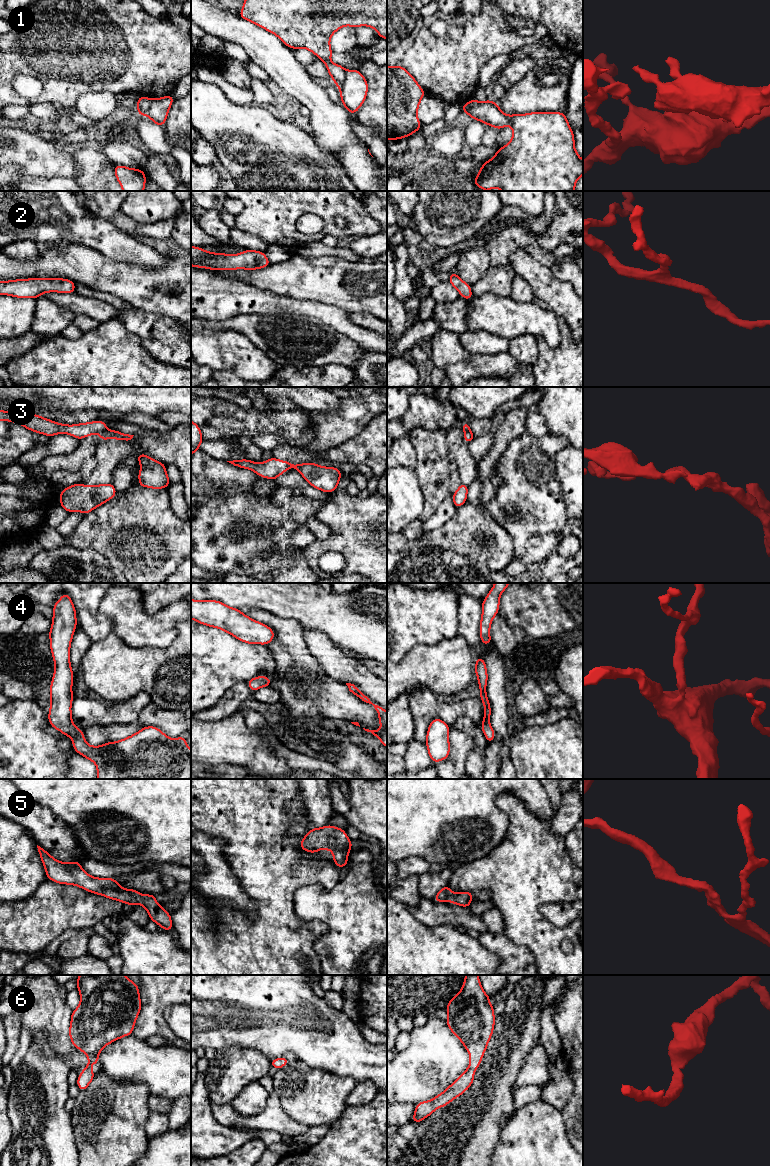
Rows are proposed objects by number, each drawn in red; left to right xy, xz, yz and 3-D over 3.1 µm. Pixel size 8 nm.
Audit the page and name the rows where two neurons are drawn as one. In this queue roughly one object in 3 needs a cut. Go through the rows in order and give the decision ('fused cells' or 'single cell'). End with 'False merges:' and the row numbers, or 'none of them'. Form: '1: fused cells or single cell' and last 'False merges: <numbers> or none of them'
1: fused cells
2: single cell
3: fused cells
4: single cell
5: single cell
6: single cell
False merges: 1, 3

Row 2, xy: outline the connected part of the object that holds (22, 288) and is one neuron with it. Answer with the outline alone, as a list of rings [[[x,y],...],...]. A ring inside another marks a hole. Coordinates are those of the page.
[[[30,278],[0,281],[0,295],[37,299],[43,293],[75,293],[75,283],[62,278]]]

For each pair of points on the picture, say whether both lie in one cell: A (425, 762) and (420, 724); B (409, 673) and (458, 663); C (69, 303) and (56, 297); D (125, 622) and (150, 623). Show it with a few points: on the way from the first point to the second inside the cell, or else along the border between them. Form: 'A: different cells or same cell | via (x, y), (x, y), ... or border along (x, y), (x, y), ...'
A: different cells | border along (413, 739), (424, 742)
B: same cell | via (421, 667), (446, 667)
C: same cell | via (66, 300), (59, 298)
D: same cell | via (131, 622), (144, 623)

